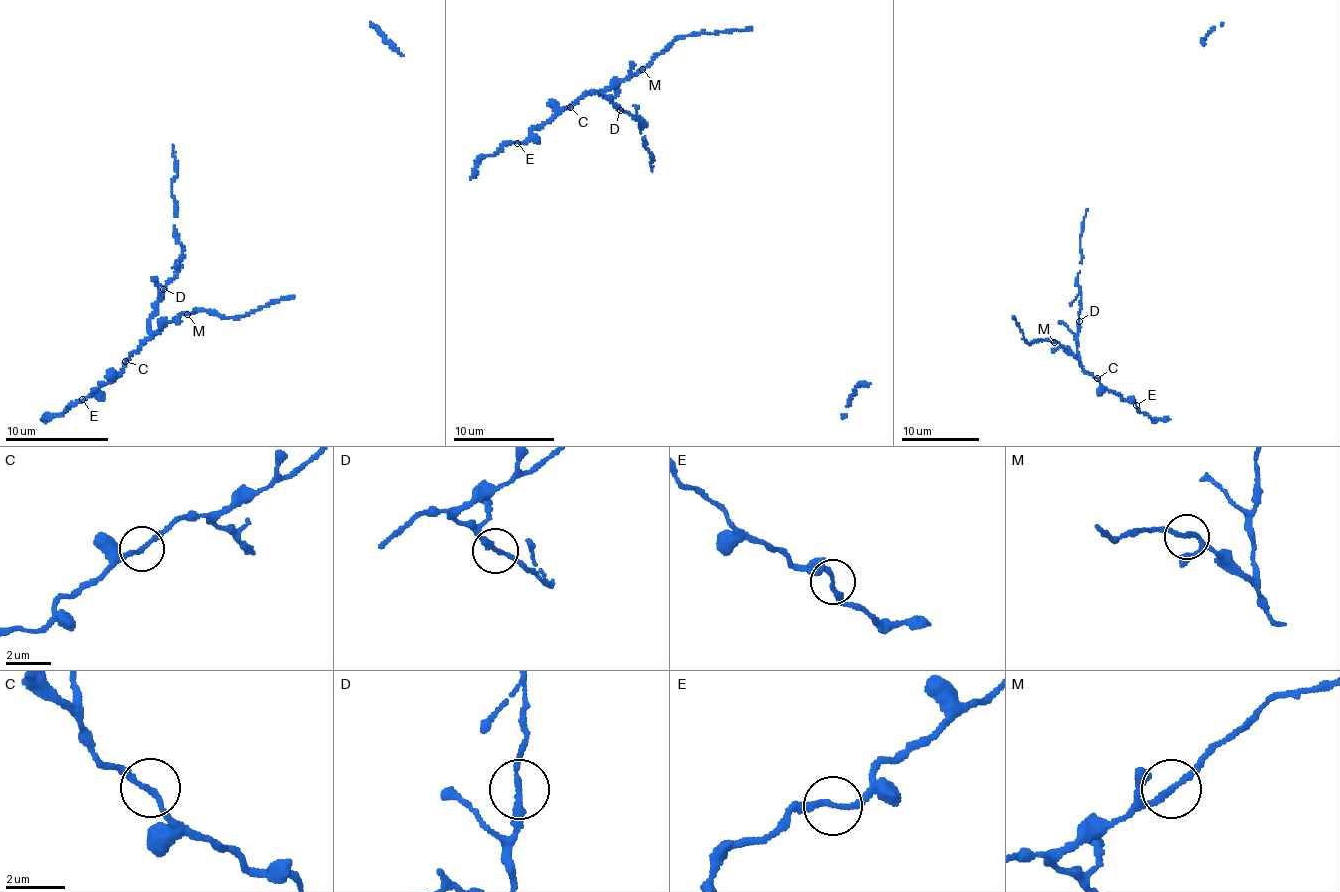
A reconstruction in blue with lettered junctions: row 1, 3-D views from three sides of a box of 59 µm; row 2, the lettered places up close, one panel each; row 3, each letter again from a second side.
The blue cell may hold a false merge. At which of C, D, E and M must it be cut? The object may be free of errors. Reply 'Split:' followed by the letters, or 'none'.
Split: E

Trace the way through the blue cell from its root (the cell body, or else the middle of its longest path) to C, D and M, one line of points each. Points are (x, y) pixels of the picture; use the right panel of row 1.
C: (1083, 227), (1080, 236), (1082, 261), (1077, 283), (1081, 308), (1076, 333), (1077, 359), (1086, 372), (1097, 378)
D: (1083, 227), (1080, 236), (1082, 261), (1077, 283), (1081, 297), (1079, 321)
M: (1083, 227), (1080, 236), (1082, 261), (1077, 283), (1081, 308), (1076, 333), (1076, 357), (1059, 342), (1054, 342)

